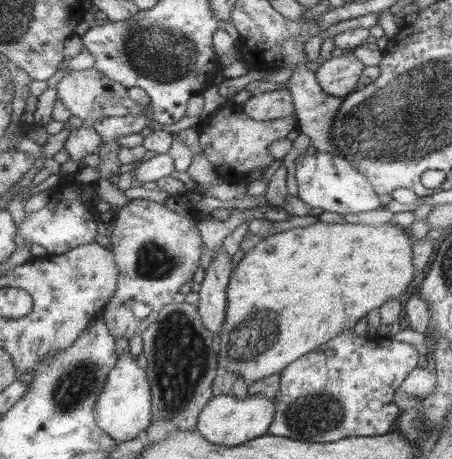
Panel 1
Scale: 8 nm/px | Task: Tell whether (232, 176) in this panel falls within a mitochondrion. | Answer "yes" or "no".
no

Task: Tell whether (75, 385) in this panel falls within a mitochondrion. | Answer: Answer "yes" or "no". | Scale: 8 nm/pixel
yes

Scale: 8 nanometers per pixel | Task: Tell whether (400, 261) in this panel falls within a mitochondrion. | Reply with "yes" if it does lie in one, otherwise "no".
no

